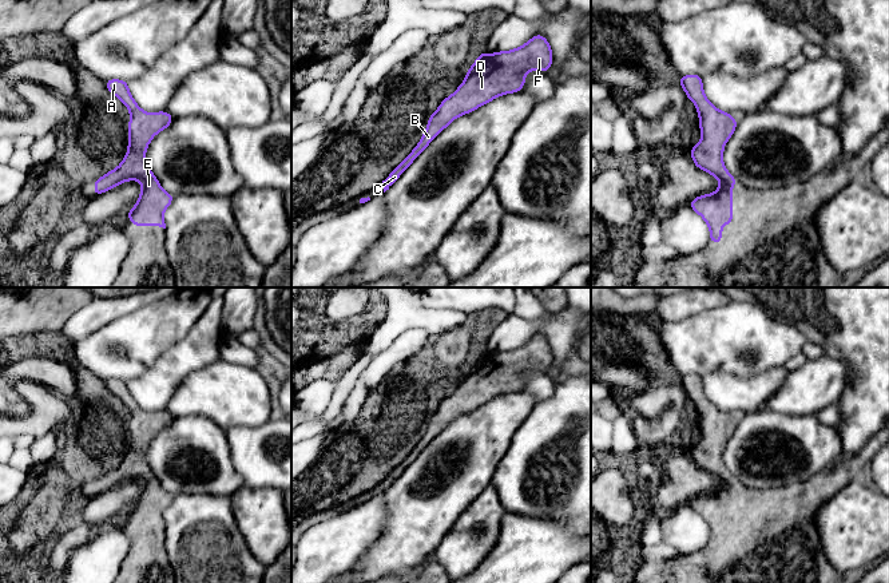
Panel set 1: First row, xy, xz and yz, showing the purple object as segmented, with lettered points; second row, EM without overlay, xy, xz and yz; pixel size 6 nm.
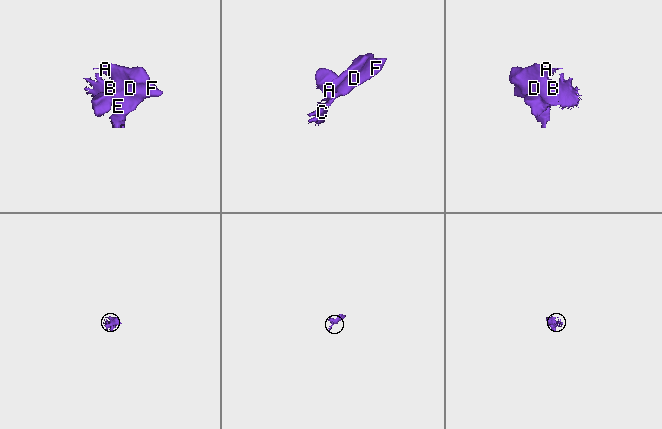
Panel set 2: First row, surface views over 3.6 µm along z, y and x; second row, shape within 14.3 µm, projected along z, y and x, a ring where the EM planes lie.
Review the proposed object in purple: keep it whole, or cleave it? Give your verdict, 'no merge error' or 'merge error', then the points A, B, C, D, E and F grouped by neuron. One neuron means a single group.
no merge error; groups A B C D E F

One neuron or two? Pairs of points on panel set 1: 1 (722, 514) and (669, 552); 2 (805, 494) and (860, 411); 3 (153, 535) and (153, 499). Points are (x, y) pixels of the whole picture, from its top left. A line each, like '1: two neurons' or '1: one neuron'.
1: two neurons
2: two neurons
3: one neuron

